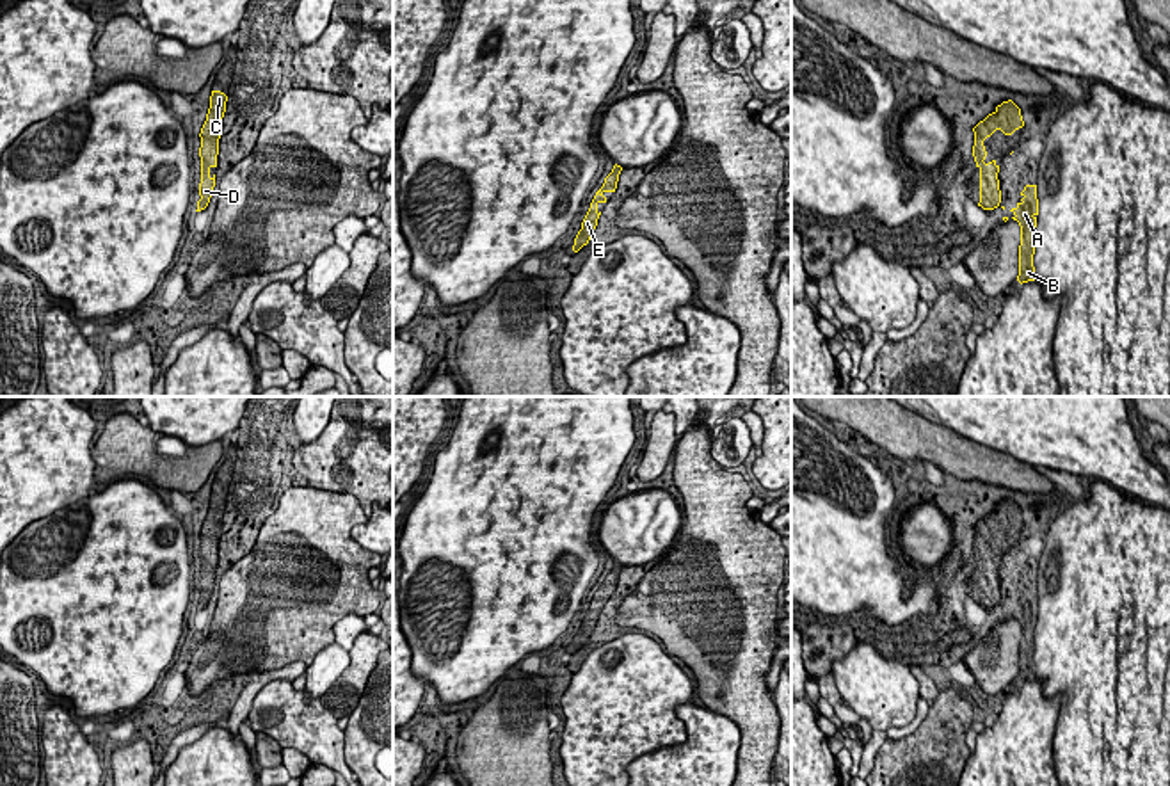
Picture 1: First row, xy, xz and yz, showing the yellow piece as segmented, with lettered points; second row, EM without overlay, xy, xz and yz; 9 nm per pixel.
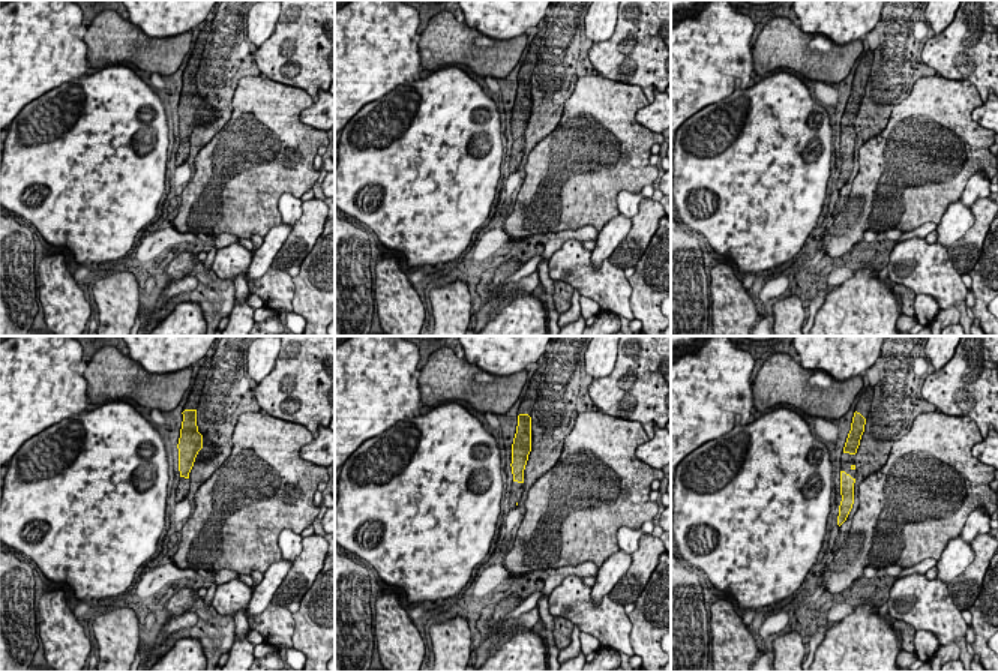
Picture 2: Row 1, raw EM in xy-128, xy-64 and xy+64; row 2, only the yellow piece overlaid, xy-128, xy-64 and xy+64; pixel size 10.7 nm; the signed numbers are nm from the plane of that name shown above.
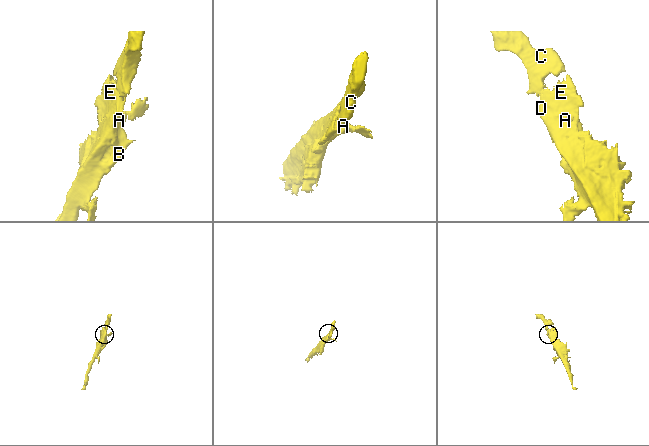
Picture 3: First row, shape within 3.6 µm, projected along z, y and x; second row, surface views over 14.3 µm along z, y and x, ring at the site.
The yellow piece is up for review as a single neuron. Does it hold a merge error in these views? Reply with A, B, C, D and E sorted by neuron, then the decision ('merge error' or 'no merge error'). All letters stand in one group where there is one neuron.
A B C D E | no merge error

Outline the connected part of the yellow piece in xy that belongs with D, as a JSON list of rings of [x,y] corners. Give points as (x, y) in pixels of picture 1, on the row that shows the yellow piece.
[[[212,91],[206,121],[199,133],[201,137],[201,148],[199,148],[199,156],[201,156],[199,196],[201,199],[197,201],[196,212],[204,210],[213,194],[215,174],[212,176],[210,169],[217,167],[219,139],[222,132],[222,117],[226,112],[226,101],[228,101],[228,96],[224,92]]]

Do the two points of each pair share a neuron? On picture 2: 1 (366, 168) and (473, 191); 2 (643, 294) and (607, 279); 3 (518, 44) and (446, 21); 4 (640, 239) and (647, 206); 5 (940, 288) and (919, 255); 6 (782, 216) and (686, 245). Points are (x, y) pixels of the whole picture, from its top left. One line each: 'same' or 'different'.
1: same
2: different
3: same
4: same
5: same
6: different

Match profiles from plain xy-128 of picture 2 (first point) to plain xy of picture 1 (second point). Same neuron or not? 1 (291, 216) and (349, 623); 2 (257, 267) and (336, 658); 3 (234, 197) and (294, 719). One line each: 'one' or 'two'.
1: one
2: one
3: two

